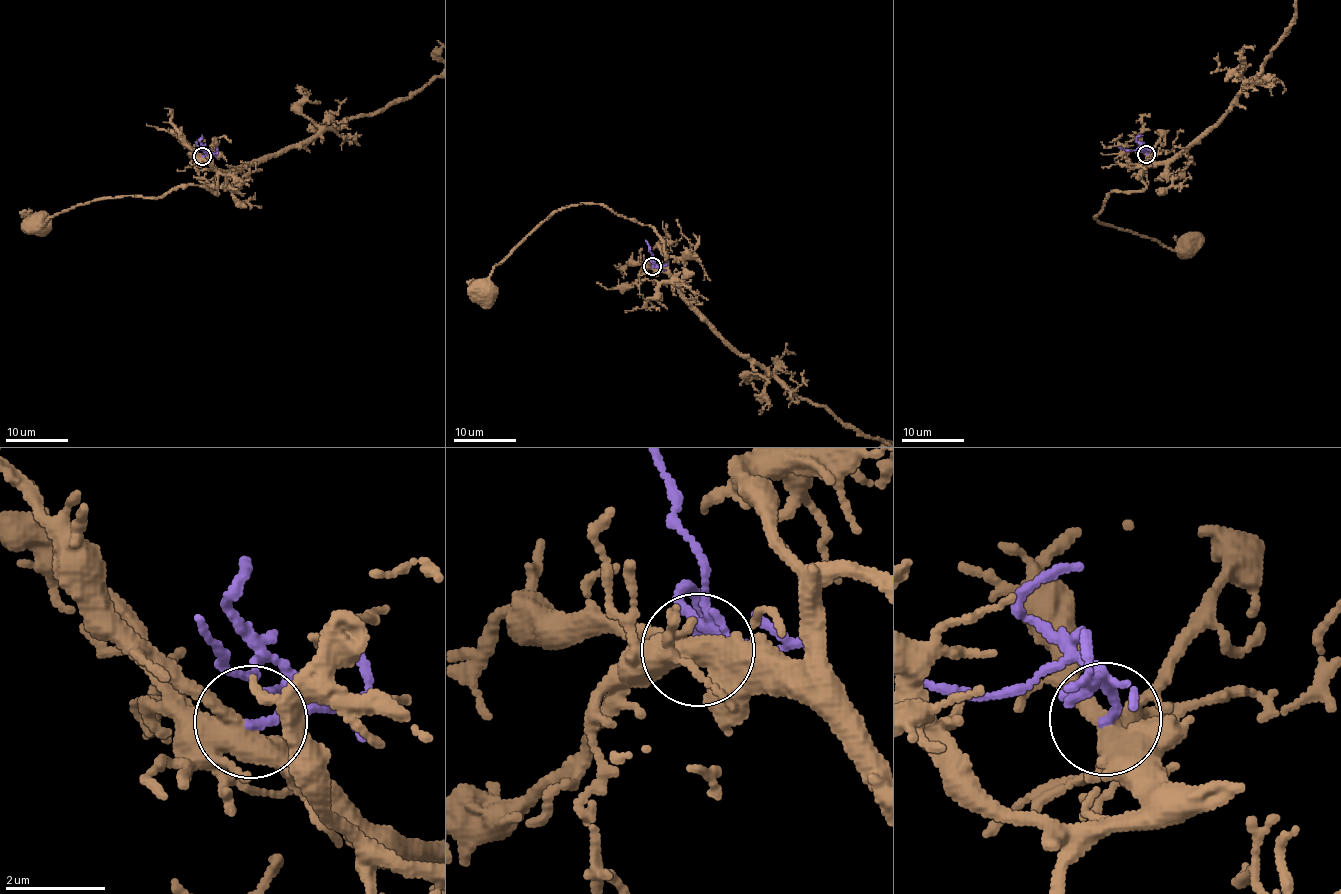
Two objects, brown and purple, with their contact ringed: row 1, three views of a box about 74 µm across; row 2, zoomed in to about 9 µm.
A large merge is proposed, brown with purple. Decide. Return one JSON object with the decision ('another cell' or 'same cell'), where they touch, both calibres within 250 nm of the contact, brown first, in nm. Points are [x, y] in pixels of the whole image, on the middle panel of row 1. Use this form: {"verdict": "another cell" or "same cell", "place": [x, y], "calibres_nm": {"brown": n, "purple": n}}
{"verdict": "same cell", "place": [652, 266], "calibres_nm": {"brown": 440, "purple": 170}}

